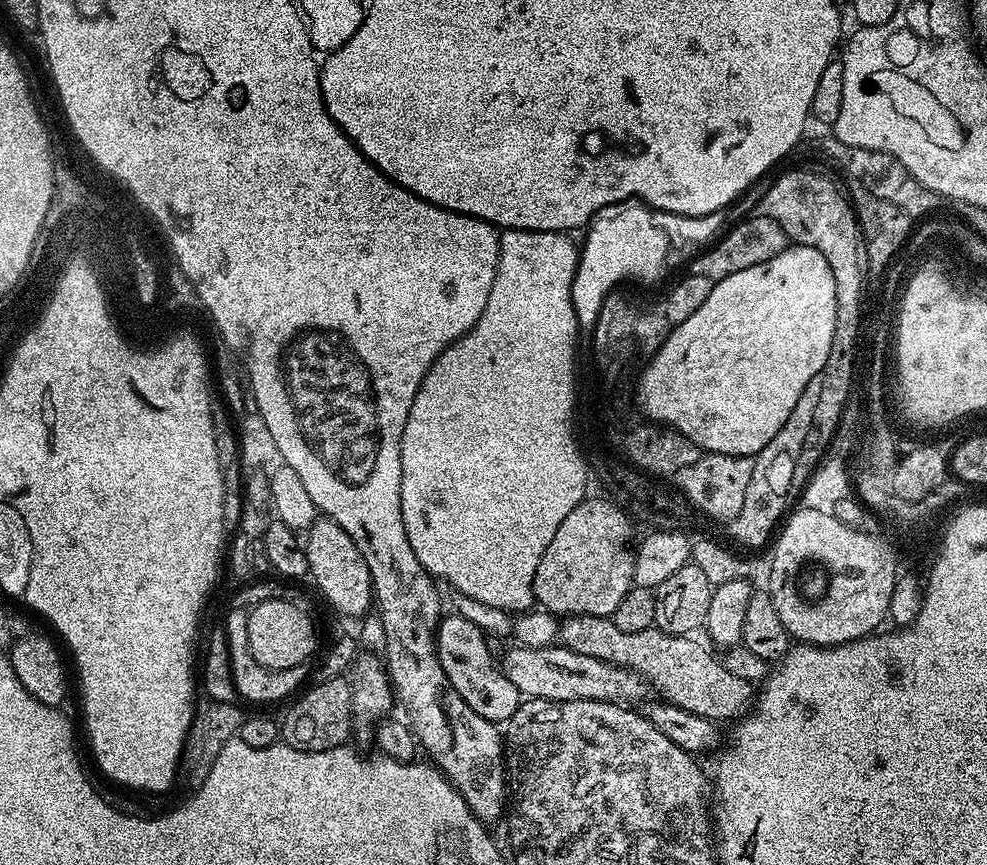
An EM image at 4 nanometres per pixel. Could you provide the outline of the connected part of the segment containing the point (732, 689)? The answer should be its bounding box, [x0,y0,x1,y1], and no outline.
[559,616,754,722]

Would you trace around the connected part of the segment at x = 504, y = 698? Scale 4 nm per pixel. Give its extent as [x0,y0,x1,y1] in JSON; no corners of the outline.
[437,614,522,724]

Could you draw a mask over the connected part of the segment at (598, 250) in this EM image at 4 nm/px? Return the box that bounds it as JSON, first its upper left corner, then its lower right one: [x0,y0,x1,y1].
[572,183,764,333]

